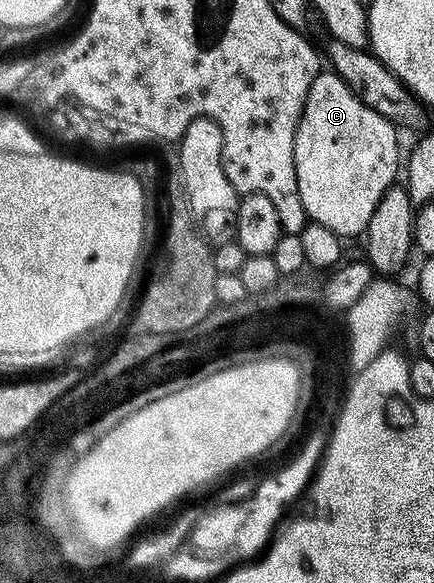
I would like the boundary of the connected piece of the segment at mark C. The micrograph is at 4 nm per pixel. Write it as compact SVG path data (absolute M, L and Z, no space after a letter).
M331 69L320 70L307 94L295 134L297 189L310 222L325 225L325 229L333 229L341 237L362 236L366 232L378 202L396 182L395 174L401 171L399 139L395 133L397 127L363 103L341 76Z

